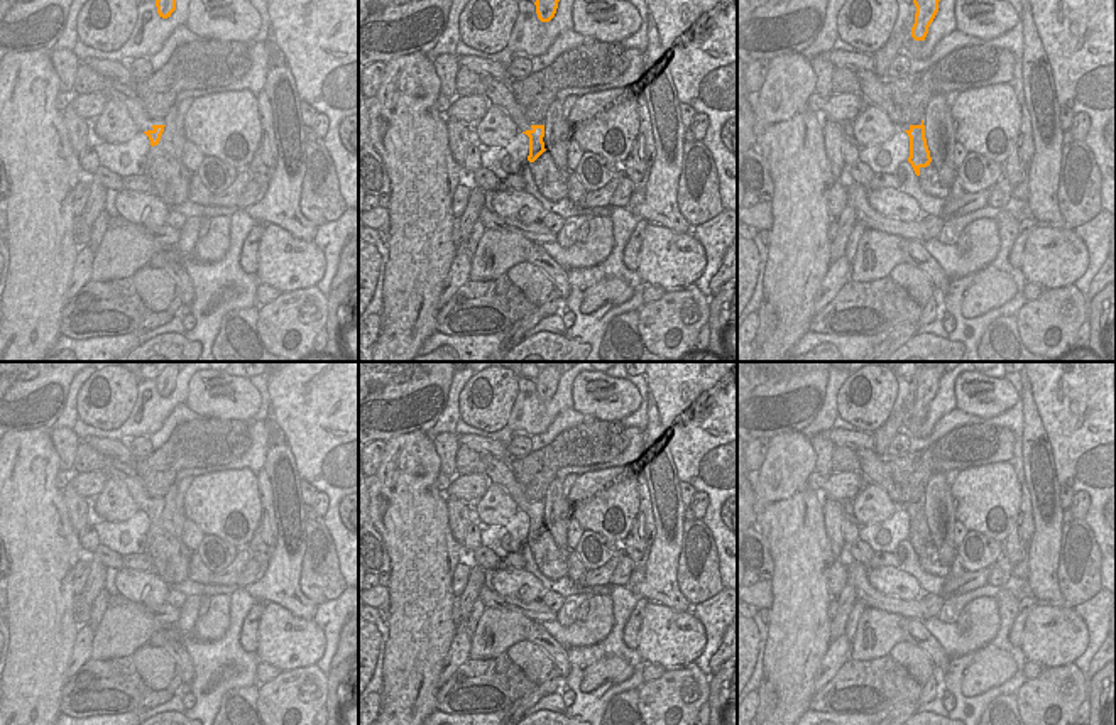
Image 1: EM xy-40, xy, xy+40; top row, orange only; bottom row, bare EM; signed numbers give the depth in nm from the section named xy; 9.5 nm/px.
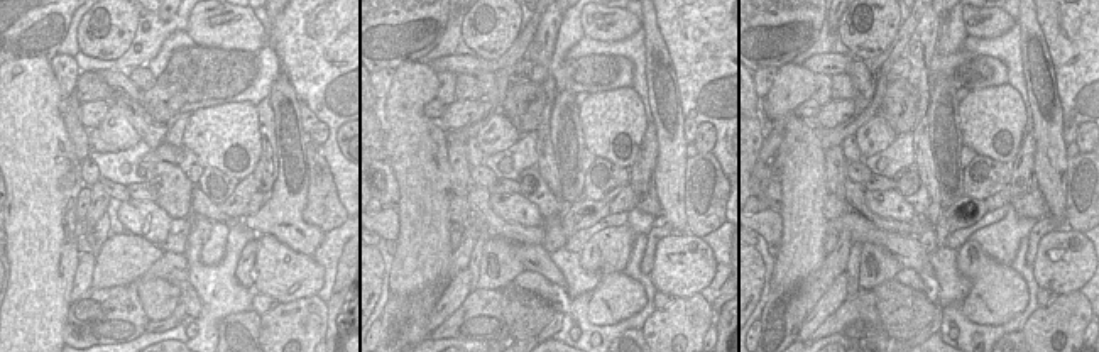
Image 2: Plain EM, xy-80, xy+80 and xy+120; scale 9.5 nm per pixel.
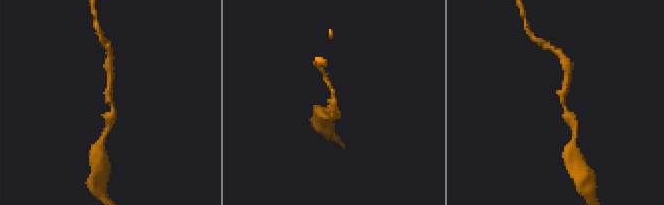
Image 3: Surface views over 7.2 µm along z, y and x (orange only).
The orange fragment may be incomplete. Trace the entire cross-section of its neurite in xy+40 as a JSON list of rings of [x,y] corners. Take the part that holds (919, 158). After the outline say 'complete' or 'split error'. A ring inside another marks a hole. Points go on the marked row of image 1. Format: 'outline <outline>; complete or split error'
outline [[[923,120],[920,125],[910,125],[905,130],[910,137],[910,157],[908,162],[911,164],[916,176],[920,176],[920,169],[930,166],[932,157],[925,139],[925,125]]]; complete

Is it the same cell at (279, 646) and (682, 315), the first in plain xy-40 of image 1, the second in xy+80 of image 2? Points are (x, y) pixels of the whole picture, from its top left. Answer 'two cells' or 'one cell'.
two cells

